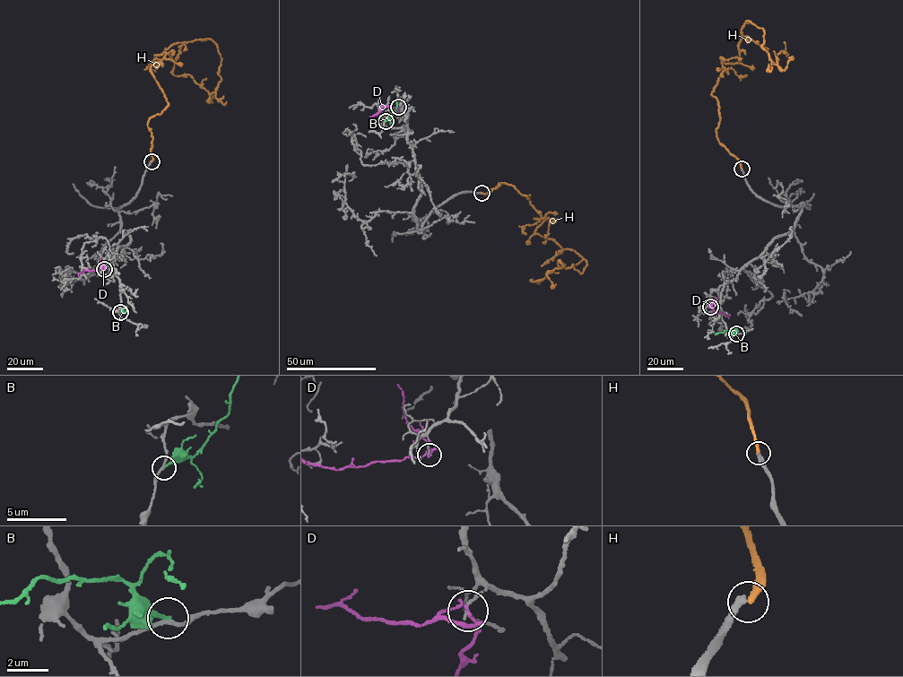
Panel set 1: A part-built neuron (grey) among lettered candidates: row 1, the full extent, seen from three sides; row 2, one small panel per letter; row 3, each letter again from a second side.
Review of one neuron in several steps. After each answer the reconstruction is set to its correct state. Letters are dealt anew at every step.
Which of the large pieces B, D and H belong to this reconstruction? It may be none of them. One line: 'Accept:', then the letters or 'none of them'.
Accept: none of them

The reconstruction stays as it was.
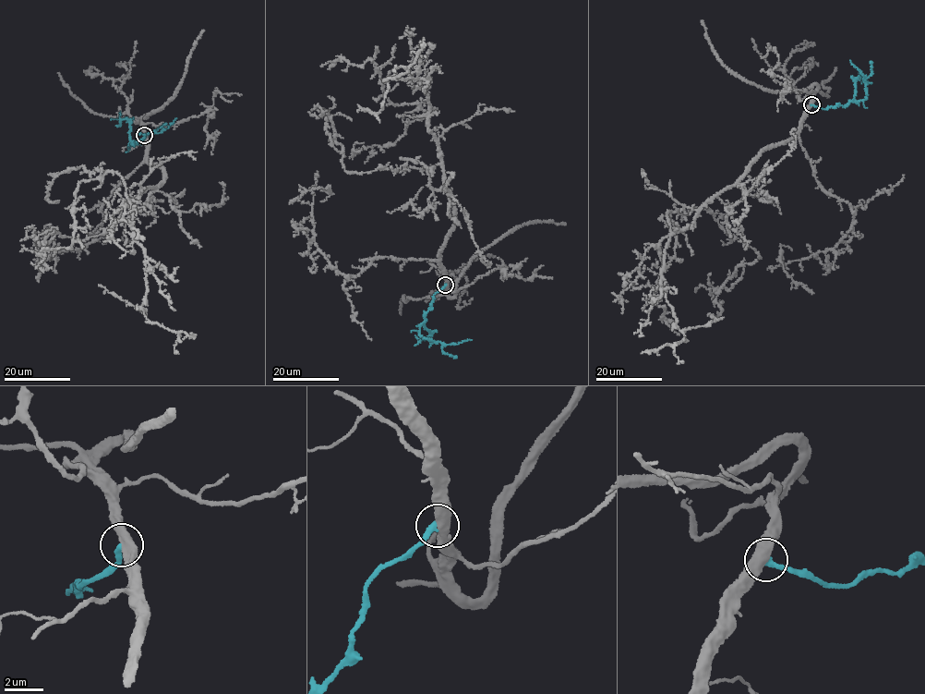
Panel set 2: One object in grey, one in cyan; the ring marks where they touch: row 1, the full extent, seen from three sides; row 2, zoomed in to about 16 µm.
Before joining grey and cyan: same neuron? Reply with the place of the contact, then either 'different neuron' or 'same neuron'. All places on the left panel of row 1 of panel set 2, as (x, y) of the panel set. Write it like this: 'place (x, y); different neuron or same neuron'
place (144, 135); different neuron

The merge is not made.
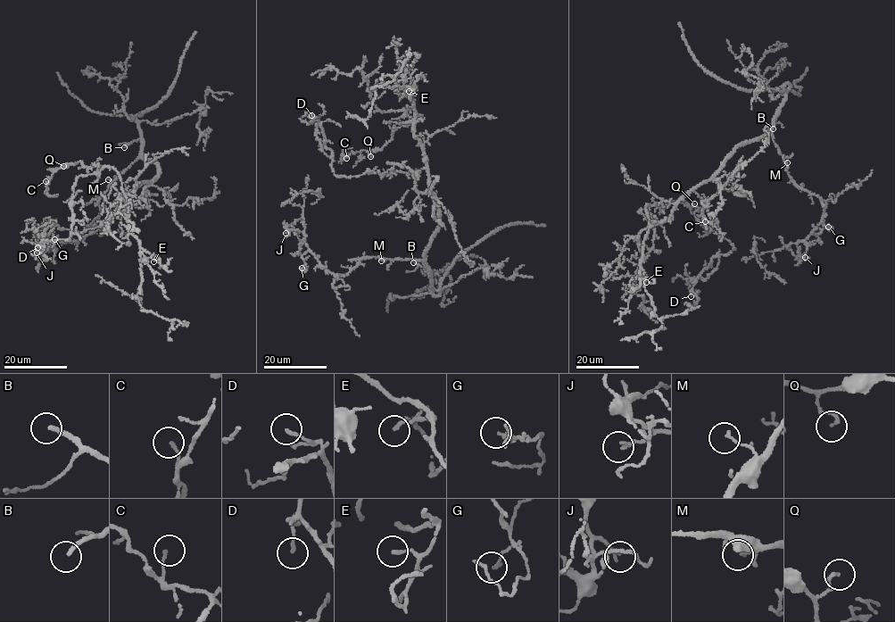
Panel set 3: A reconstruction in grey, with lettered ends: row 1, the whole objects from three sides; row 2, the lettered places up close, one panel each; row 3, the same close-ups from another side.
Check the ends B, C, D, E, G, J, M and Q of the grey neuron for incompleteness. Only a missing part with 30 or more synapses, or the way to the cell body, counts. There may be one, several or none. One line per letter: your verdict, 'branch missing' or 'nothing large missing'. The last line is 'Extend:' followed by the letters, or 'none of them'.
B: branch missing
C: nothing large missing
D: nothing large missing
E: nothing large missing
G: nothing large missing
J: nothing large missing
M: nothing large missing
Q: nothing large missing
Extend: B

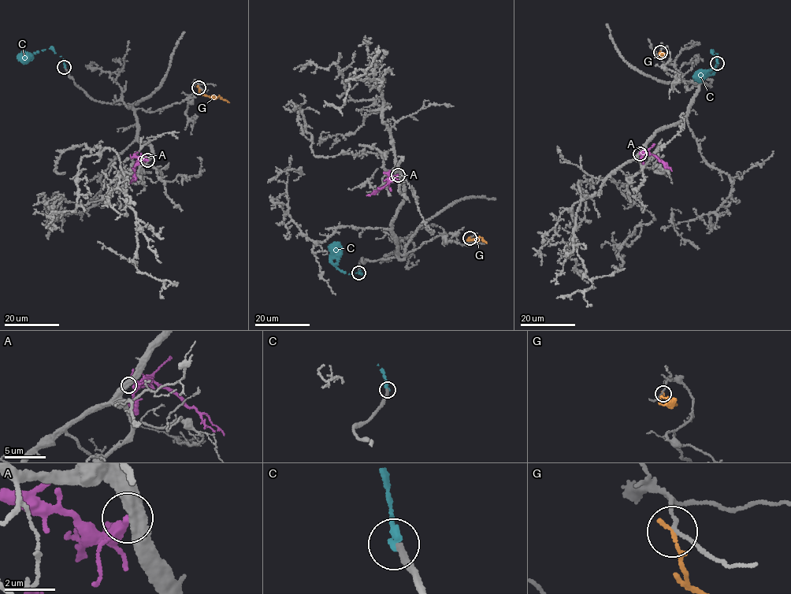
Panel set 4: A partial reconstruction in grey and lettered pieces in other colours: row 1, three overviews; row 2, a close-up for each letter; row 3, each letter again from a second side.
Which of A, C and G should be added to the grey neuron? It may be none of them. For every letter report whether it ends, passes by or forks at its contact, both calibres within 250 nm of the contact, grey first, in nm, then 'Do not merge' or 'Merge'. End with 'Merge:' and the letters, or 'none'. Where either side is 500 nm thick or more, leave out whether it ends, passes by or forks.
A: Thickness 500 nm (grey) against 240 nm. Do not merge
C: It ends there. Thickness 280 nm (grey) against 300 nm. Do not merge
G: It ends there. Thickness 110 nm (grey) against 180 nm. Do not merge
Merge: none

